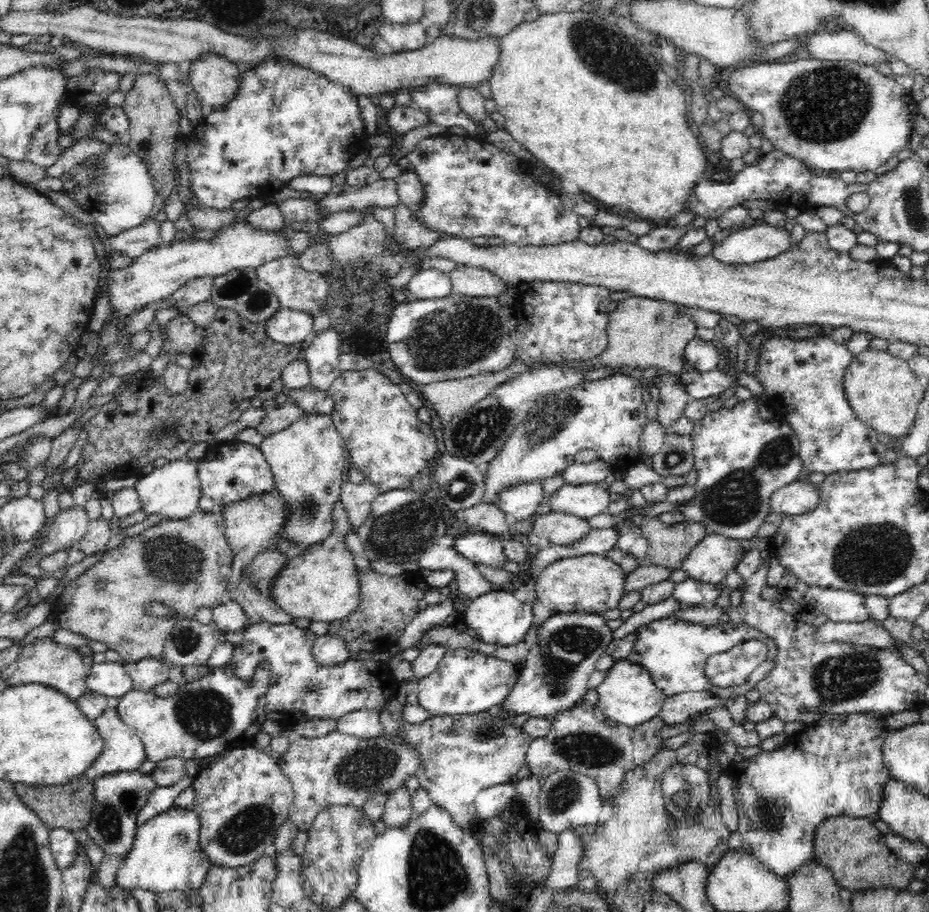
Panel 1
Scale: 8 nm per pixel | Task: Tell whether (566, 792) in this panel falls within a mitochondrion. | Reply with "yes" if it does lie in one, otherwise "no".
yes

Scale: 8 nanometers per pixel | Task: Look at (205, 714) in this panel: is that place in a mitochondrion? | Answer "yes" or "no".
yes

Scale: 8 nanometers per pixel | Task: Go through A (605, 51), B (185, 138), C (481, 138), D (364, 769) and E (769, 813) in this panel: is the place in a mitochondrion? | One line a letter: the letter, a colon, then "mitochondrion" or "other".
A: mitochondrion
B: other
C: other
D: mitochondrion
E: mitochondrion

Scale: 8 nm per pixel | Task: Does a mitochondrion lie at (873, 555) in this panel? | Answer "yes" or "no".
yes

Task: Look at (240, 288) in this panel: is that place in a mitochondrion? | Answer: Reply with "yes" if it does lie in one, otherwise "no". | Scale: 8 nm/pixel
yes

